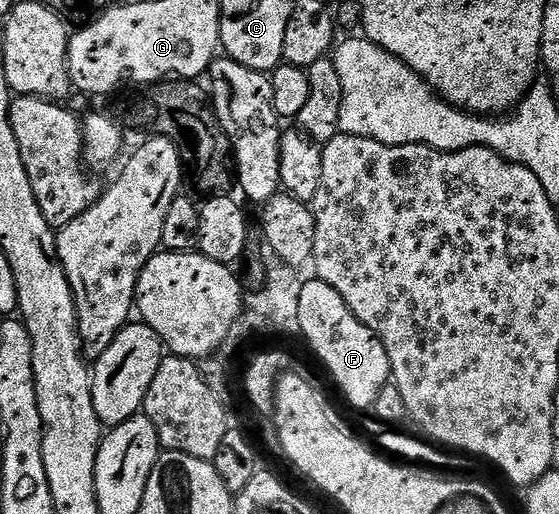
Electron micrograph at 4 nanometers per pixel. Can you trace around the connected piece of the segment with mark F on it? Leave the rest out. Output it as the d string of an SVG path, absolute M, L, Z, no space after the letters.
M315 278L305 279L298 301L296 323L299 335L304 335L304 340L312 347L313 354L324 363L325 370L332 375L332 380L340 387L341 394L354 407L371 409L378 394L382 393L382 388L386 387L392 379L390 358L380 339L366 326L362 326L362 322L358 322L358 318L354 318L350 306L346 306L346 302L342 302L342 294L338 294L338 290L334 290L334 286L326 286L326 282Z

